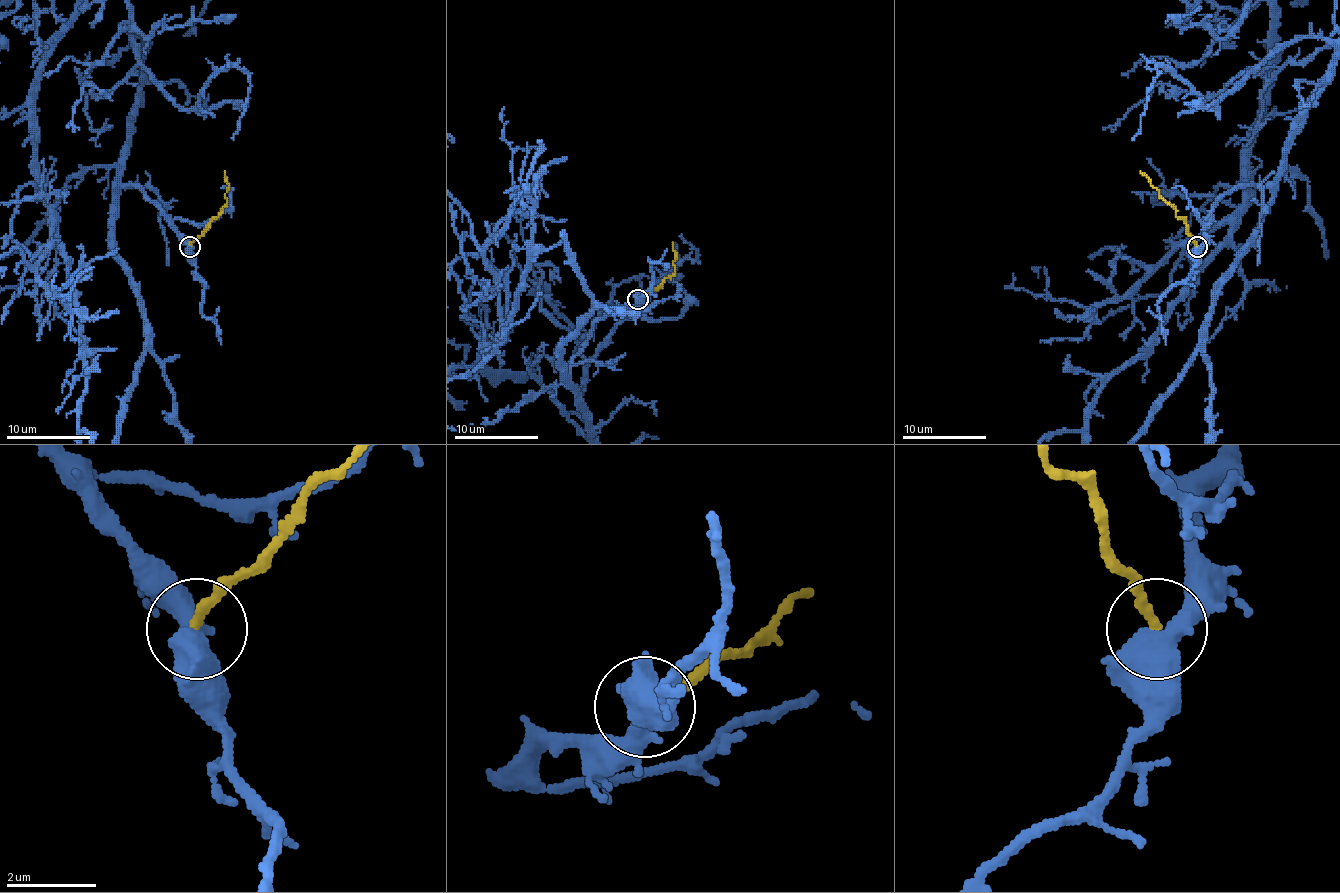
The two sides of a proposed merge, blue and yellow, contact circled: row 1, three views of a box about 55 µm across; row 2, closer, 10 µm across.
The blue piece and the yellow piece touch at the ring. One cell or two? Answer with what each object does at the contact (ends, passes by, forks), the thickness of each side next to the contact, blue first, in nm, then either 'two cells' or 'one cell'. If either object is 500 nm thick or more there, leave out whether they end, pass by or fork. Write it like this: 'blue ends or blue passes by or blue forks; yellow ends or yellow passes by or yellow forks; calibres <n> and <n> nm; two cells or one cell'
calibres 550 and 240 nm; two cells

